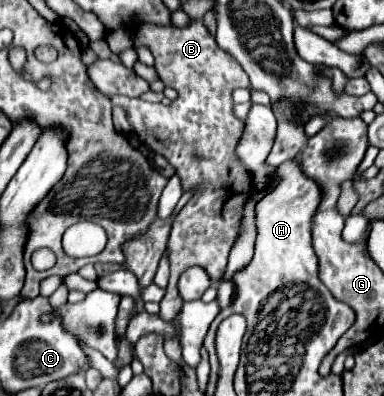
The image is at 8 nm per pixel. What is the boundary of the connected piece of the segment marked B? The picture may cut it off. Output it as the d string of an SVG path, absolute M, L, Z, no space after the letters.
M191 20L185 28L175 26L137 26L135 44L147 44L155 56L155 70L165 86L173 86L179 96L169 106L149 104L139 98L115 96L113 104L123 106L129 114L133 130L153 152L167 158L175 172L179 172L183 192L193 192L191 200L183 206L173 222L167 256L171 266L167 294L161 300L159 316L163 320L179 314L183 300L177 292L177 280L189 266L201 266L209 278L217 282L228 263L229 250L235 244L241 220L243 220L243 198L251 194L253 182L249 170L241 164L235 148L243 136L245 120L233 114L231 92L235 88L249 88L245 70L221 50L215 38L209 34L201 20Z

